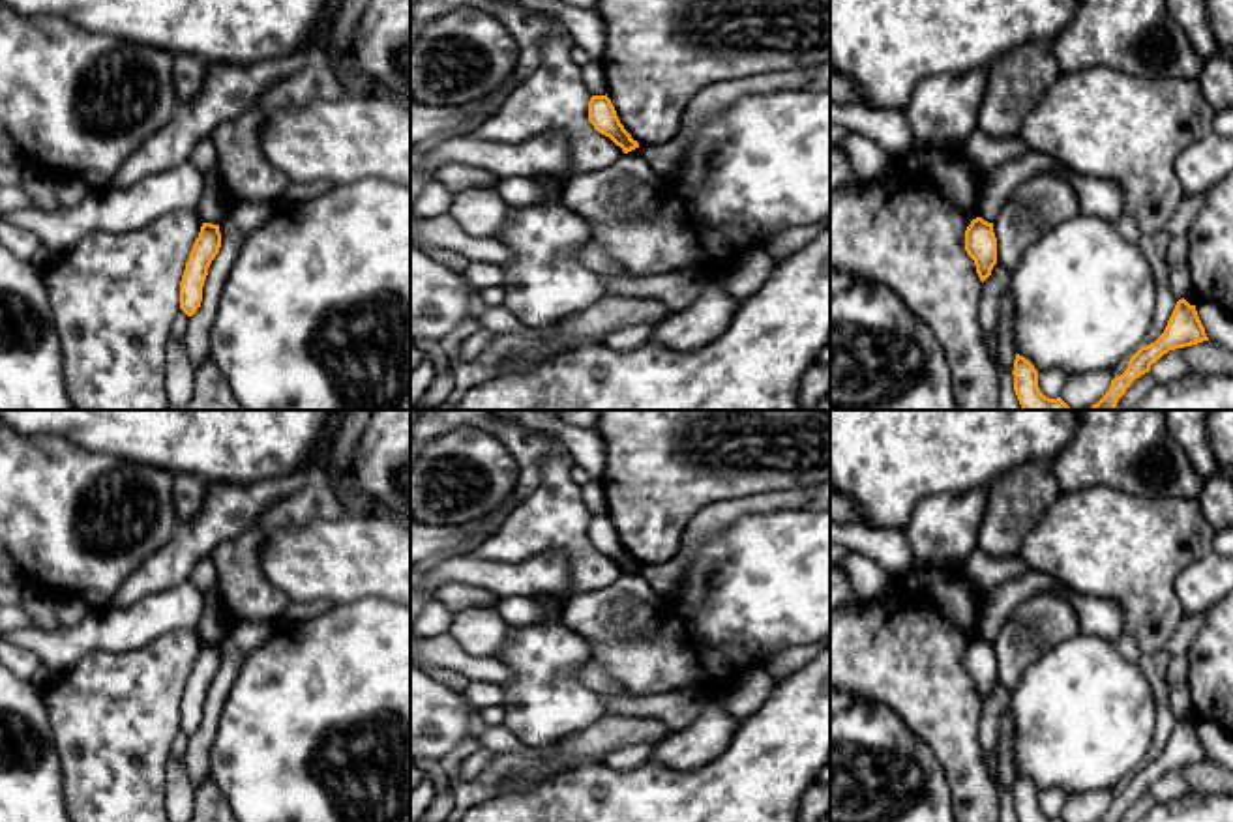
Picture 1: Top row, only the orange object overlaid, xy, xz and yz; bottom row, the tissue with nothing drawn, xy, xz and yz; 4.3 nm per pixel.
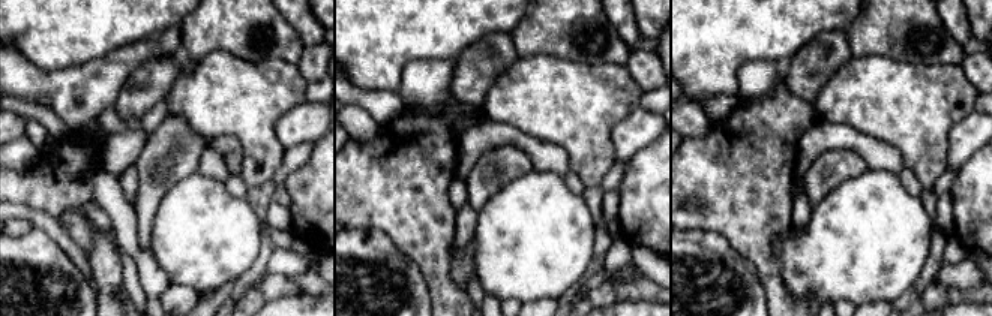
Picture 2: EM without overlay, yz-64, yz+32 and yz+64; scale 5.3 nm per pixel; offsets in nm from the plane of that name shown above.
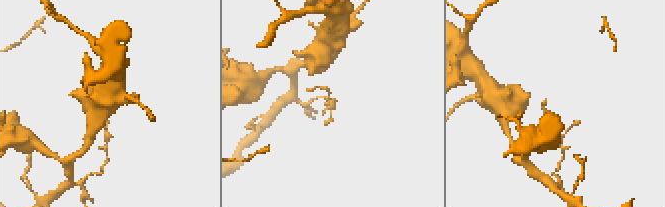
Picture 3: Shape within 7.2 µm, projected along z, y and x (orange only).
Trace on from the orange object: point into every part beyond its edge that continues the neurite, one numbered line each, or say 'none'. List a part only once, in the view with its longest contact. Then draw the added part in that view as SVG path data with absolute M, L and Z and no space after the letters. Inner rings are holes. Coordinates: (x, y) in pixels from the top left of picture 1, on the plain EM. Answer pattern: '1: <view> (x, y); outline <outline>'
none

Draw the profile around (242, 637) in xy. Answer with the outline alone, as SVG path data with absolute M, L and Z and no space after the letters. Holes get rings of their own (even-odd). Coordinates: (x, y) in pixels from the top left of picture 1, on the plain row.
M238 622L219 642L221 667L208 687L201 727L189 736L184 755L184 766L195 790L210 775L210 747L217 732L217 719L242 663L249 652L277 635L281 625L283 622Z

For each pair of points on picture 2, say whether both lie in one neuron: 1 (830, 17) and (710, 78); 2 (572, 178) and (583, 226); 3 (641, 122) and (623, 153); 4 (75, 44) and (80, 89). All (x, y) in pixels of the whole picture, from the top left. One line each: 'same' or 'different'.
1: same
2: different
3: same
4: different

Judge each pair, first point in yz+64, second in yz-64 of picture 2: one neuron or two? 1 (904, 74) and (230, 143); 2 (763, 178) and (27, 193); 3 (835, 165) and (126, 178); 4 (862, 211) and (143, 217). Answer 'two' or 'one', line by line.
1: two
2: one
3: two
4: two

